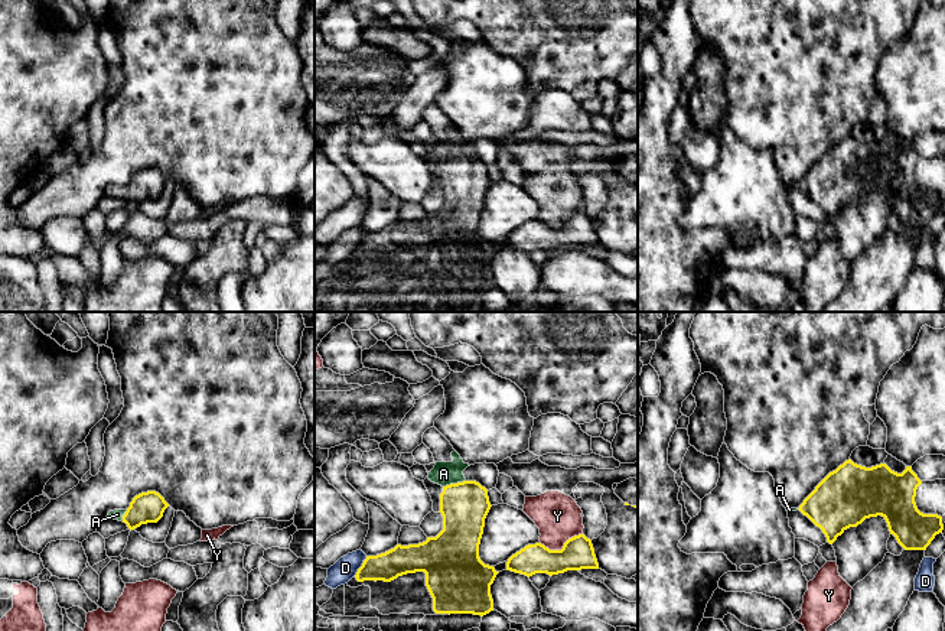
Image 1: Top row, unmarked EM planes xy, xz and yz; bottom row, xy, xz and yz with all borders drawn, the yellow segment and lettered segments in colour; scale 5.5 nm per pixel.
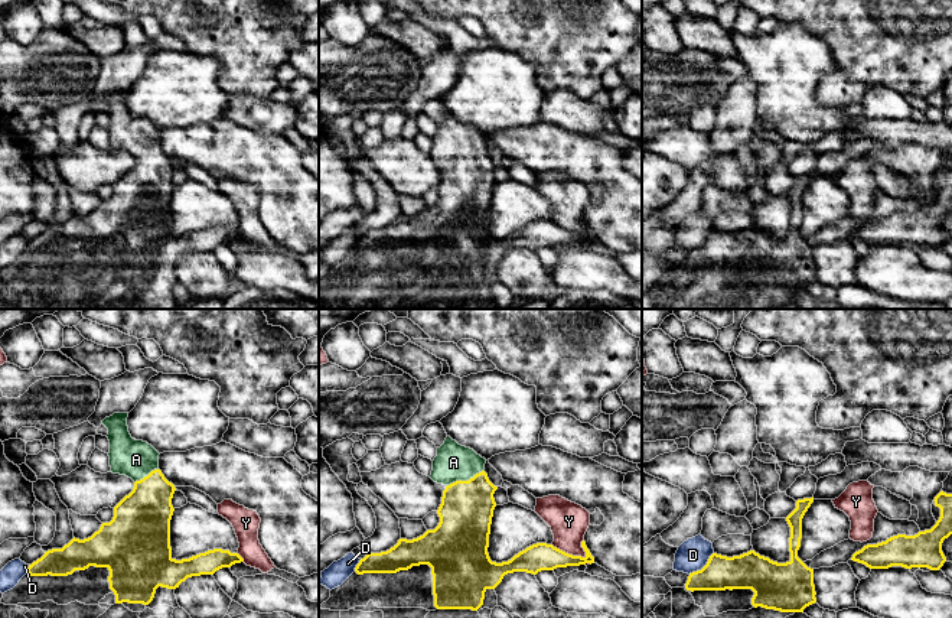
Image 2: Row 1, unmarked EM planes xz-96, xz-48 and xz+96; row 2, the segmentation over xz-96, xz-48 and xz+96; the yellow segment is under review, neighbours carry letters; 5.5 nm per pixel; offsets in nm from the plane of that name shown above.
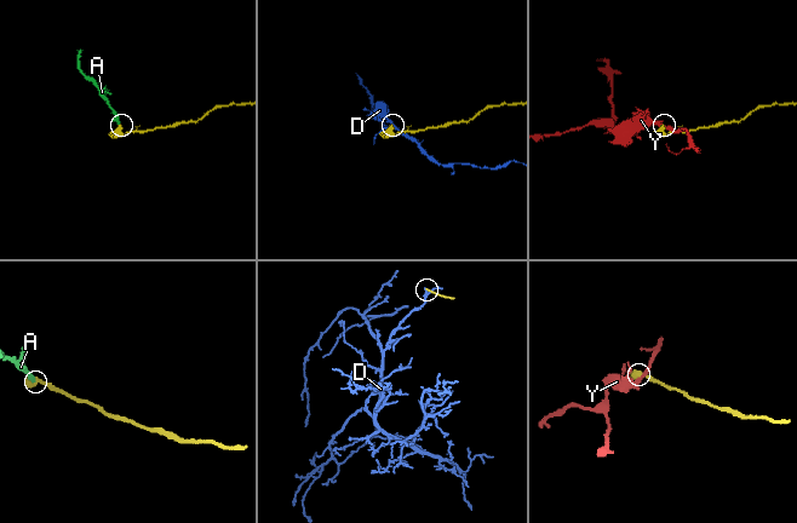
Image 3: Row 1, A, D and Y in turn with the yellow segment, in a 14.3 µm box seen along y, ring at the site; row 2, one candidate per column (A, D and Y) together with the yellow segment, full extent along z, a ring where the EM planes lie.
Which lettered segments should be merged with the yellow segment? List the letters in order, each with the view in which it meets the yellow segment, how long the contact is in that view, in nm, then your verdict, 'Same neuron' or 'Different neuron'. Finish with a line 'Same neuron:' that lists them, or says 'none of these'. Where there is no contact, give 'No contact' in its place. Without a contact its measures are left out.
A: Touches yellow in xz. Shared border 130 nm. Same neuron
D: Touches yellow in xz. Shared border 130 nm. Different neuron
Y: Touches yellow in xz. Shared border 240 nm. Different neuron
Same neuron: A

